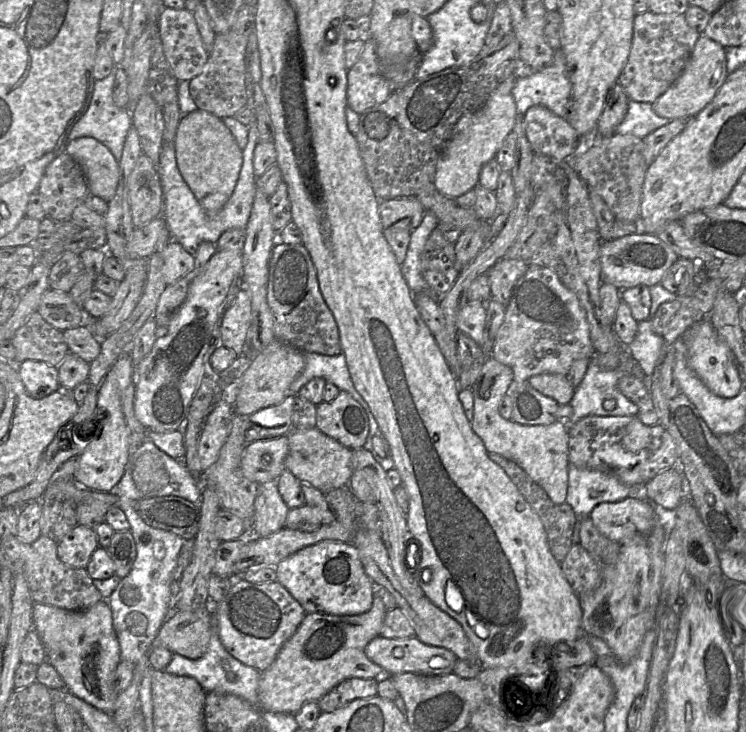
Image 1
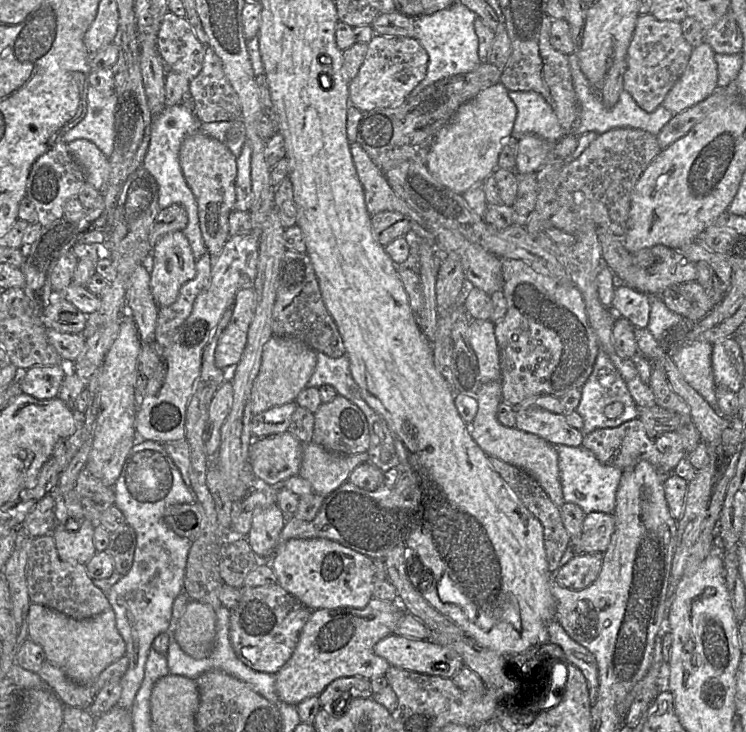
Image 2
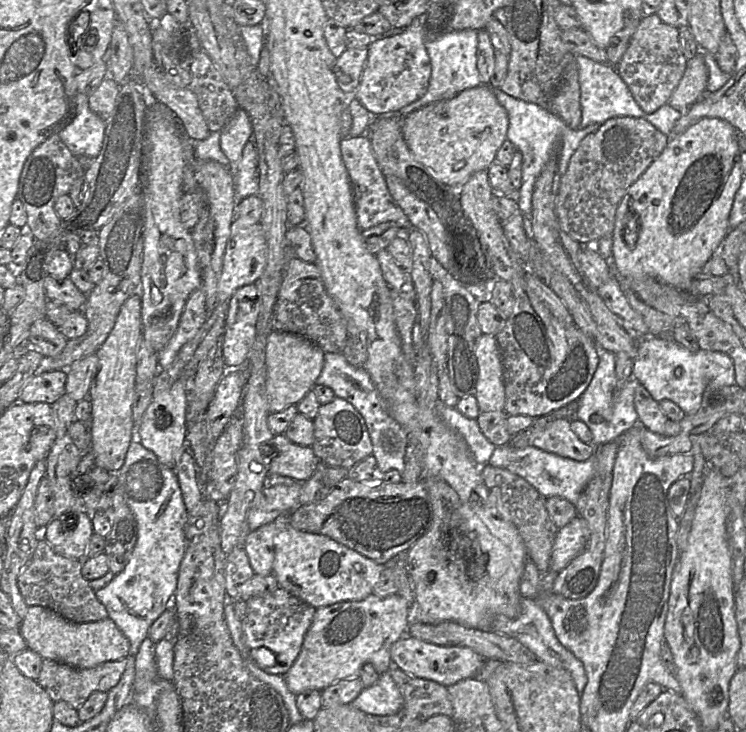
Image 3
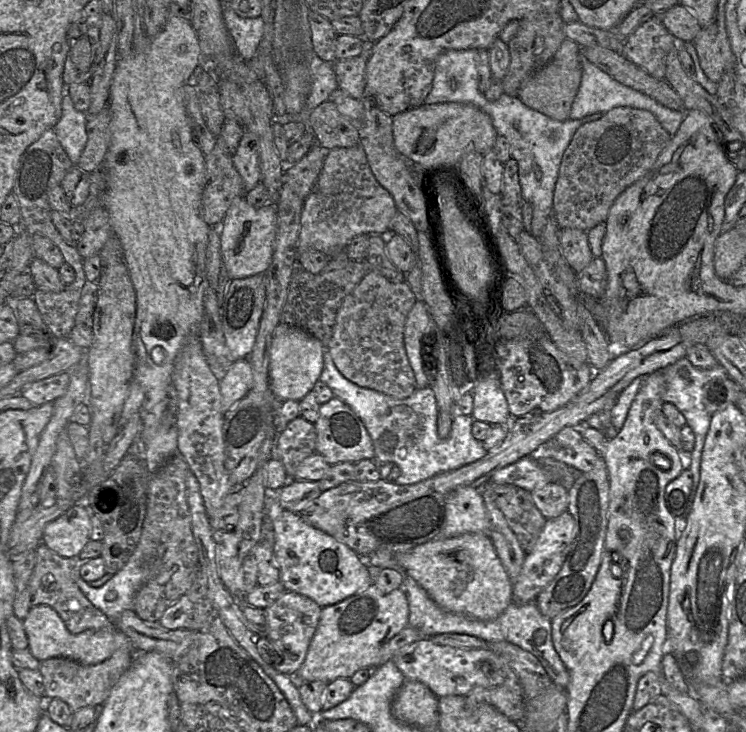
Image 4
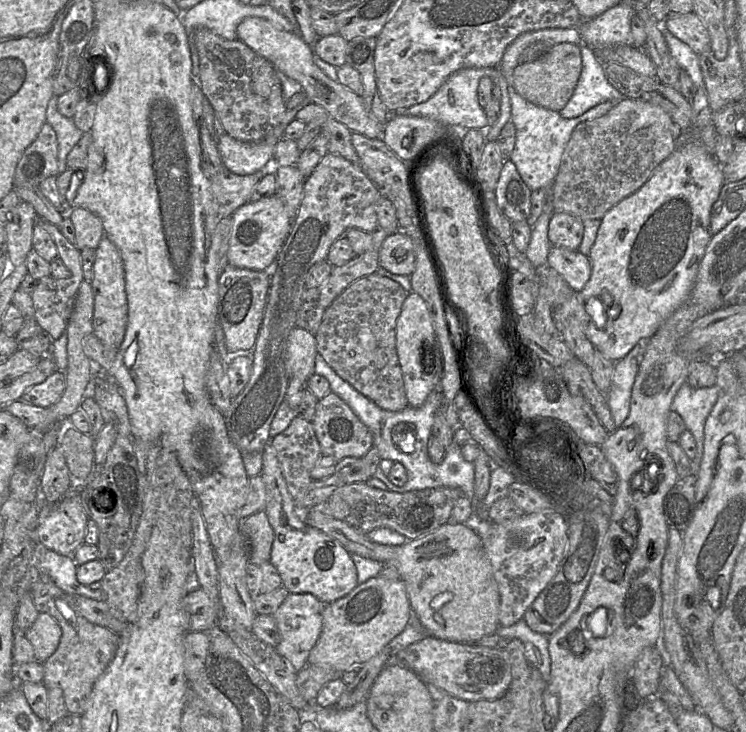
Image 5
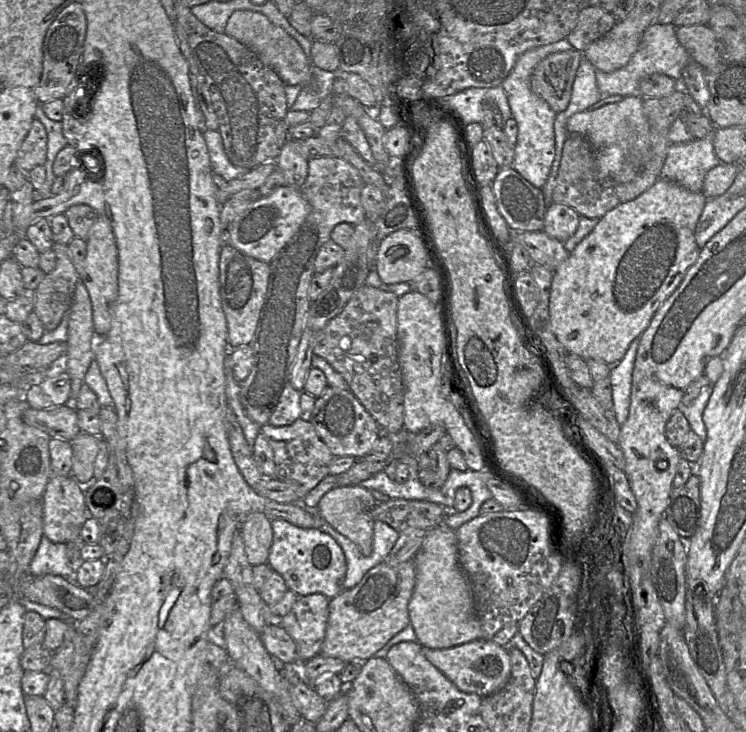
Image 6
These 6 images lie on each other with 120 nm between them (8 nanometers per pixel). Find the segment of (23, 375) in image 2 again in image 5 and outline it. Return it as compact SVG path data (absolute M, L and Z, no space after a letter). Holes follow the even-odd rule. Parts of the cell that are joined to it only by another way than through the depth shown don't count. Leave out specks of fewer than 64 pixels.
M56 370L45 381L27 390L21 400L34 406L48 408L61 398L65 389L66 374Z

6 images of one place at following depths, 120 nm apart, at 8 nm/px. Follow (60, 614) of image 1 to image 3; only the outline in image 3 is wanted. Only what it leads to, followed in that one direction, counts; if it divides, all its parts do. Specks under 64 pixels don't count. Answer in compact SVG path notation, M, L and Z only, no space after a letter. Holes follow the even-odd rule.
M29 606L19 631L27 648L43 659L60 661L78 669L89 669L129 655L130 643L108 617L101 621L77 624L42 606Z

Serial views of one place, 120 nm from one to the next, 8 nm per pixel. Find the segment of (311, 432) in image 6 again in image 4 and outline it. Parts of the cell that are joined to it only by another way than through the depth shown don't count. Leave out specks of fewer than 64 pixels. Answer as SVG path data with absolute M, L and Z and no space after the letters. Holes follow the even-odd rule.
M298 416L288 422L273 444L273 458L280 460L290 480L295 467L305 458L316 453L314 424Z

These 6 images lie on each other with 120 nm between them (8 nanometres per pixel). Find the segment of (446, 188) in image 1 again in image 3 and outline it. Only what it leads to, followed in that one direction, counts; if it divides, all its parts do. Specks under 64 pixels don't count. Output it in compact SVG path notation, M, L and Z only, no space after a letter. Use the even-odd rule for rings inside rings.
M481 84L452 99L425 105L402 118L402 135L414 156L440 181L461 188L475 172L496 162L497 151L507 139L508 114L493 89Z

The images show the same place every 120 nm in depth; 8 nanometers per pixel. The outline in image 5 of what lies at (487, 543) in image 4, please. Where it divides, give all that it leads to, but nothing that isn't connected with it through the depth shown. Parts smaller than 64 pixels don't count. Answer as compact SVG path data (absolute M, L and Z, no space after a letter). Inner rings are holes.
M305 511L304 522L337 540L350 554L395 566L405 584L411 612L420 621L426 635L449 642L475 644L497 630L500 607L498 586L482 540L468 523L449 521L425 536L409 540L400 546L390 546L371 542L365 537L365 533L319 511Z

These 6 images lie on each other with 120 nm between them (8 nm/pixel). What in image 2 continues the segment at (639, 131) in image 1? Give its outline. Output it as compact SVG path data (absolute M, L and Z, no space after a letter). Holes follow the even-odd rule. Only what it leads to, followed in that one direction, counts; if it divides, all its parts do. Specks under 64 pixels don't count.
M575 53L568 55L570 70L573 76L573 86L575 90L576 99L578 104L581 102L582 116L585 120L582 122L581 127L573 126L572 130L568 133L575 135L582 135L587 132L596 132L602 134L614 128L636 128L642 129L657 136L662 127L674 116L674 114L666 109L662 104L658 106L653 112L644 111L632 98L632 96L625 90L622 90L617 103L612 107L606 107L602 101L601 90L596 89L588 81L583 74L578 57Z

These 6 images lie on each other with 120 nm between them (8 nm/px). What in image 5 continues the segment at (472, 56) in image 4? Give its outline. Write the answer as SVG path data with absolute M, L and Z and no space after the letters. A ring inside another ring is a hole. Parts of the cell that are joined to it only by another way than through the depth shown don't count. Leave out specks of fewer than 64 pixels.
M498 67L465 68L452 74L426 102L411 106L405 110L391 113L392 115L408 115L434 119L449 126L462 137L463 131L477 129L484 132L486 141L495 141L504 126L511 121L511 102L508 94L507 81ZM482 77L490 77L501 90L500 115L492 125L488 125L488 118L483 114L484 109L478 102L478 85Z

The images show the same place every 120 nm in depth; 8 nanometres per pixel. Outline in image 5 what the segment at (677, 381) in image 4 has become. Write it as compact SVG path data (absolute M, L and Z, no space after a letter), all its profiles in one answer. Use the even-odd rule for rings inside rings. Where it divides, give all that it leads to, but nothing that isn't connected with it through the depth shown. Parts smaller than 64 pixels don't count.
M685 382L676 393L671 411L677 412L685 427L692 433L696 443L696 456L691 461L691 474L697 476L704 453L704 427L707 417L723 390L713 385L695 389Z

